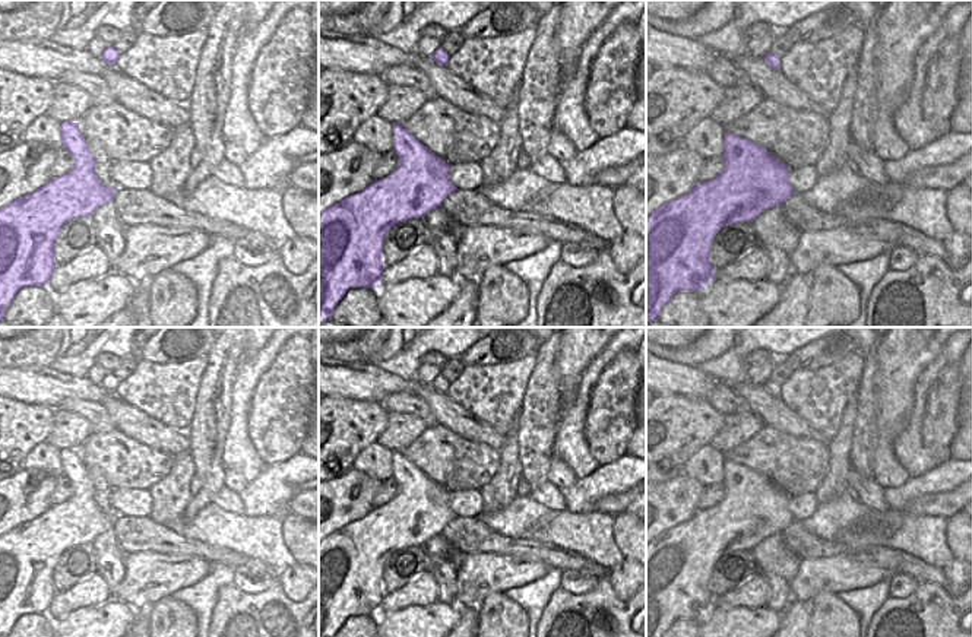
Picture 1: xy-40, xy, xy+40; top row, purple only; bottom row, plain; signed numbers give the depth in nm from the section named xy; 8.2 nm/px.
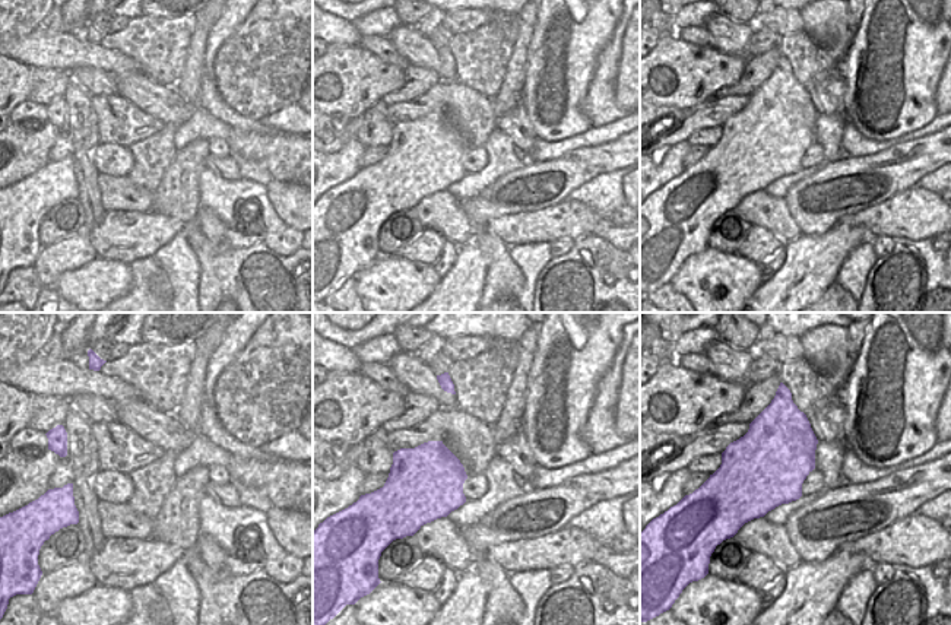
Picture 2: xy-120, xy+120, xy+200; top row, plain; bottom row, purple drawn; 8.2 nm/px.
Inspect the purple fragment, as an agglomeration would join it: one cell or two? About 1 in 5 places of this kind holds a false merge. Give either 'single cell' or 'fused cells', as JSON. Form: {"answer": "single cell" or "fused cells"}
{"answer": "single cell"}

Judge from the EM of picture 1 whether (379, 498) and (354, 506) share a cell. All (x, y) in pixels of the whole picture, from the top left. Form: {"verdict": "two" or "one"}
{"verdict": "two"}

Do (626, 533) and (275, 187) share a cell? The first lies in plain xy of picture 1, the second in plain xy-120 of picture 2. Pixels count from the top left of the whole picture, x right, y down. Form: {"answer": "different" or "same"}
{"answer": "same"}

